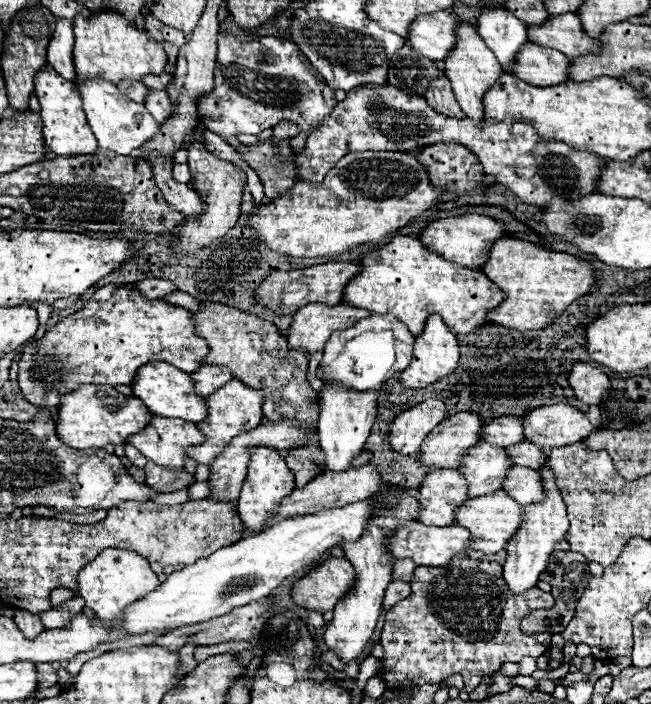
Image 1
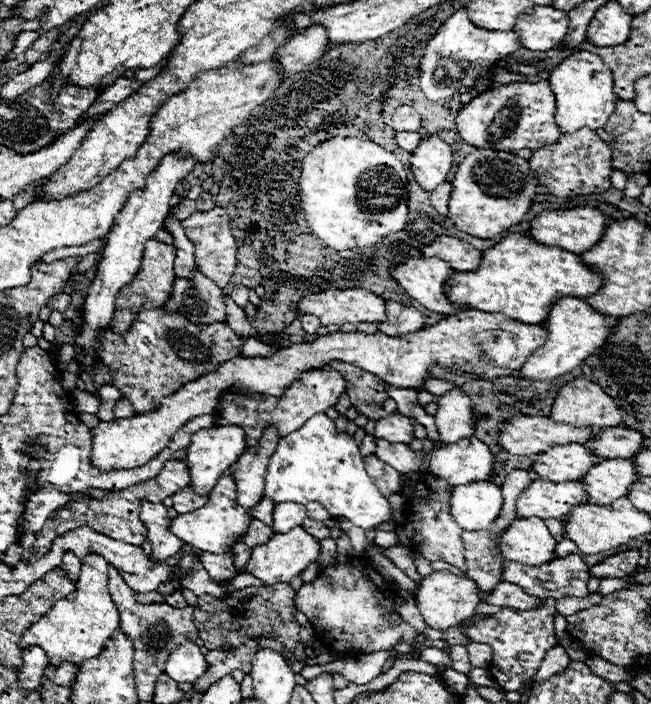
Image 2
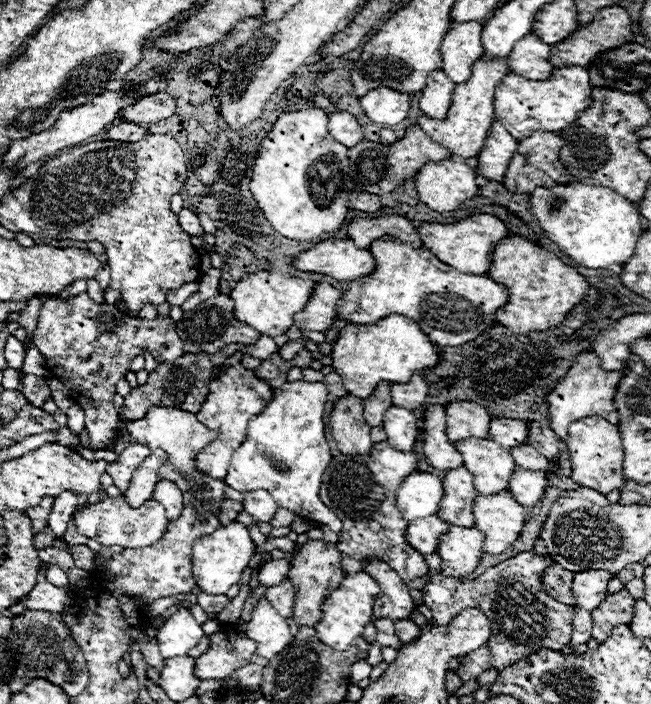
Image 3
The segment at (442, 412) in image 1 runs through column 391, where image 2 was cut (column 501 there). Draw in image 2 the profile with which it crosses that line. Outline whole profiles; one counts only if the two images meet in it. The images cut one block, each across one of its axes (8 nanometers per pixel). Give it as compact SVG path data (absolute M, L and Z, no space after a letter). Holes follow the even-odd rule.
M520 416L504 422L498 432L500 446L510 454L542 454L558 444L586 444L596 438L596 428L570 428L542 416Z

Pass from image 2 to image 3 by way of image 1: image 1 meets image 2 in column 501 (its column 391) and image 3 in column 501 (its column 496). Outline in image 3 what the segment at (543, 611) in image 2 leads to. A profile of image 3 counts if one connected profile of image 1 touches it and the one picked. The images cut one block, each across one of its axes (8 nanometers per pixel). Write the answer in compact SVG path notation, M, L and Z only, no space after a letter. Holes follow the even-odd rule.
M522 552L494 568L488 568L476 580L460 582L442 574L434 574L428 580L423 590L423 603L432 610L438 624L450 624L450 620L468 606L482 608L482 612L486 612L492 622L492 636L487 643L458 658L458 676L462 678L462 682L476 678L480 672L492 666L498 670L512 666L514 662L528 658L540 648L562 650L564 646L568 646L572 636L574 610L572 606L552 600L540 582L544 568L550 564L554 564L550 558ZM504 628L508 628L508 634L504 632Z

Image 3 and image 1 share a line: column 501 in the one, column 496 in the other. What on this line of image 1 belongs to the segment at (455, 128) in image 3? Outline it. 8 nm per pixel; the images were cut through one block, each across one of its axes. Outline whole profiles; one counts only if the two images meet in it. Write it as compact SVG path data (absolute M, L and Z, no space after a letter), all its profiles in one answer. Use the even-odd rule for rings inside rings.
M462 22L458 28L458 42L456 42L456 52L446 62L446 76L452 82L456 100L460 108L464 110L466 118L470 118L474 124L482 126L484 124L484 94L498 82L502 76L502 68L496 60L496 56L486 48L486 44L480 40L478 32L472 28L470 22Z

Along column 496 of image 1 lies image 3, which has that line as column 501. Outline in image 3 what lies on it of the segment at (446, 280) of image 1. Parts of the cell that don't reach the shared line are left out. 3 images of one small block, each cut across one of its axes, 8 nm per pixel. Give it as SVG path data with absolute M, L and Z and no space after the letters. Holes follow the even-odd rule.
M380 238L370 244L376 272L348 284L336 304L336 314L358 324L374 324L388 314L400 314L420 324L436 346L462 346L496 324L494 312L506 304L508 292L488 276L462 274L424 248L410 248L398 238Z

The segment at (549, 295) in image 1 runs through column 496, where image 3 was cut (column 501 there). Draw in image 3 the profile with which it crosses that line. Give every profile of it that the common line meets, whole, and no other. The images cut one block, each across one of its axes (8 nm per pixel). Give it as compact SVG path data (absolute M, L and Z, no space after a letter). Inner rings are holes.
M510 236L498 242L492 254L488 276L508 290L508 302L494 314L496 324L510 328L514 334L528 334L558 326L564 316L586 296L588 282L574 268L566 266L552 252L520 238Z

